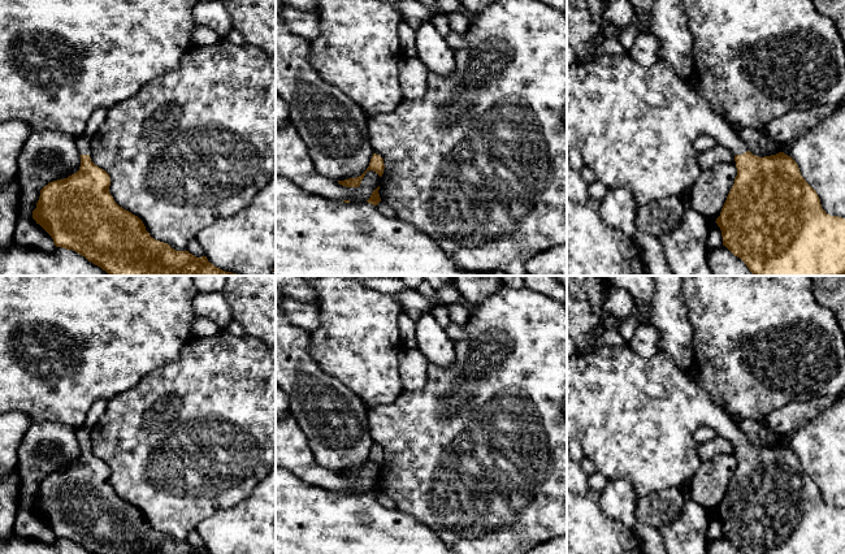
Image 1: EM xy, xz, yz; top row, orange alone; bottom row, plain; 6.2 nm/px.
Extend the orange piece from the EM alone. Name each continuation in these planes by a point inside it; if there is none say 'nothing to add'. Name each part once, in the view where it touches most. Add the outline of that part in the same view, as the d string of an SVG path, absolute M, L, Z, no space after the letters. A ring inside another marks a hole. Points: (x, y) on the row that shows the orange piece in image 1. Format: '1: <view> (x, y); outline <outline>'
1: yz (636, 126); outline M625 52L620 56L606 55L589 64L567 65L567 148L578 150L597 181L607 189L629 191L638 207L668 196L680 196L693 186L702 170L694 142L702 134L712 137L716 144L727 147L734 156L749 151L732 126L666 61L644 66Z

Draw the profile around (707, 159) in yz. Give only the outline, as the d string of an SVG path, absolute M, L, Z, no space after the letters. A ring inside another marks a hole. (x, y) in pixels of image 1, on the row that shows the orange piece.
M715 144L711 150L698 152L697 161L701 169L710 169L718 163L731 163L734 155L722 144Z

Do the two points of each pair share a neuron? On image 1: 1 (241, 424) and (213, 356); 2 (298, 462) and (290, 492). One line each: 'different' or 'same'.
1: same
2: different

